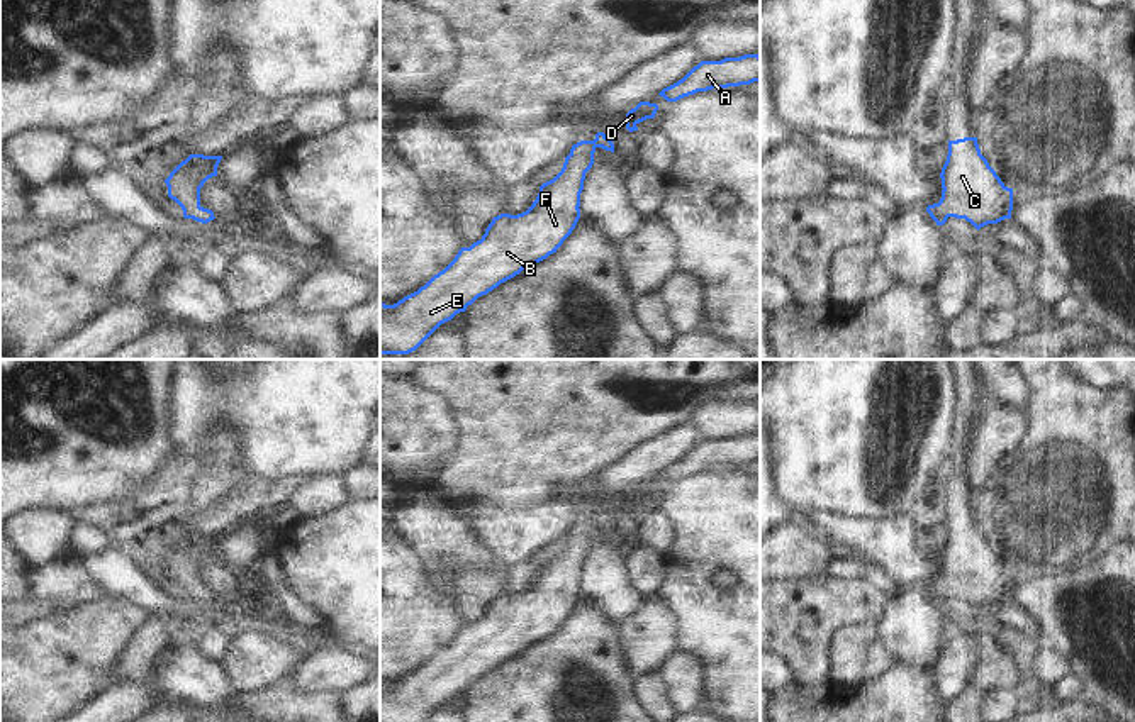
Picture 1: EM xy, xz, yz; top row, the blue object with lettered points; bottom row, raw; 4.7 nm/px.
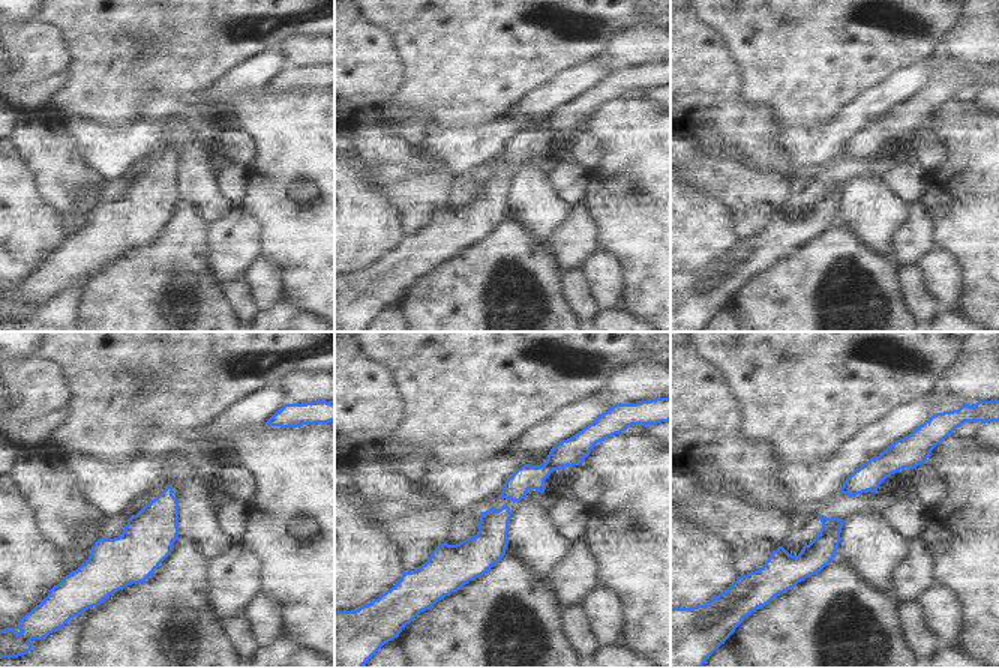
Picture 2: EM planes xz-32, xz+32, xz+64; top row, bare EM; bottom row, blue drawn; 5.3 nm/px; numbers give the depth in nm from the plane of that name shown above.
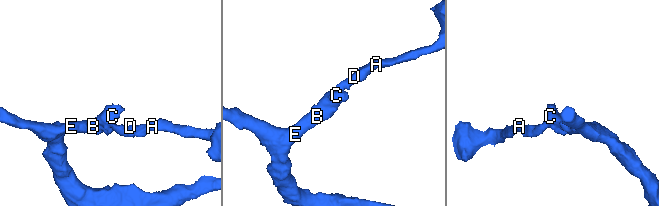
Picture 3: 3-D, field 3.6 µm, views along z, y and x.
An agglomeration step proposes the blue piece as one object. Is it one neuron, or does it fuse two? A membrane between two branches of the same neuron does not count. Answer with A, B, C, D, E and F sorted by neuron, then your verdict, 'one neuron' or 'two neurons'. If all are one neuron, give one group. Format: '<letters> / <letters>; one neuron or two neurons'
A B C D E F; one neuron

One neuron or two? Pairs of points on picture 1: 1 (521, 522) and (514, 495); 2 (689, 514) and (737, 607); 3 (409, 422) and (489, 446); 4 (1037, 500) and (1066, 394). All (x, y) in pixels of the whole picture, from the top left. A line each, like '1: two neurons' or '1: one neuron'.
1: two neurons
2: one neuron
3: two neurons
4: one neuron

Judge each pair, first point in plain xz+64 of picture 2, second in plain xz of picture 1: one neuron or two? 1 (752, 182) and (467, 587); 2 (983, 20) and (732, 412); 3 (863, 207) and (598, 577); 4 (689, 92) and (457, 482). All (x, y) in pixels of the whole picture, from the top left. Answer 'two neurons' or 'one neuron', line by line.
1: one neuron
2: one neuron
3: one neuron
4: two neurons

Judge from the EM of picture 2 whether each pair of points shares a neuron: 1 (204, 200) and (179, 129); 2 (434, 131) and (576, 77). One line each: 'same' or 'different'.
1: same
2: same

